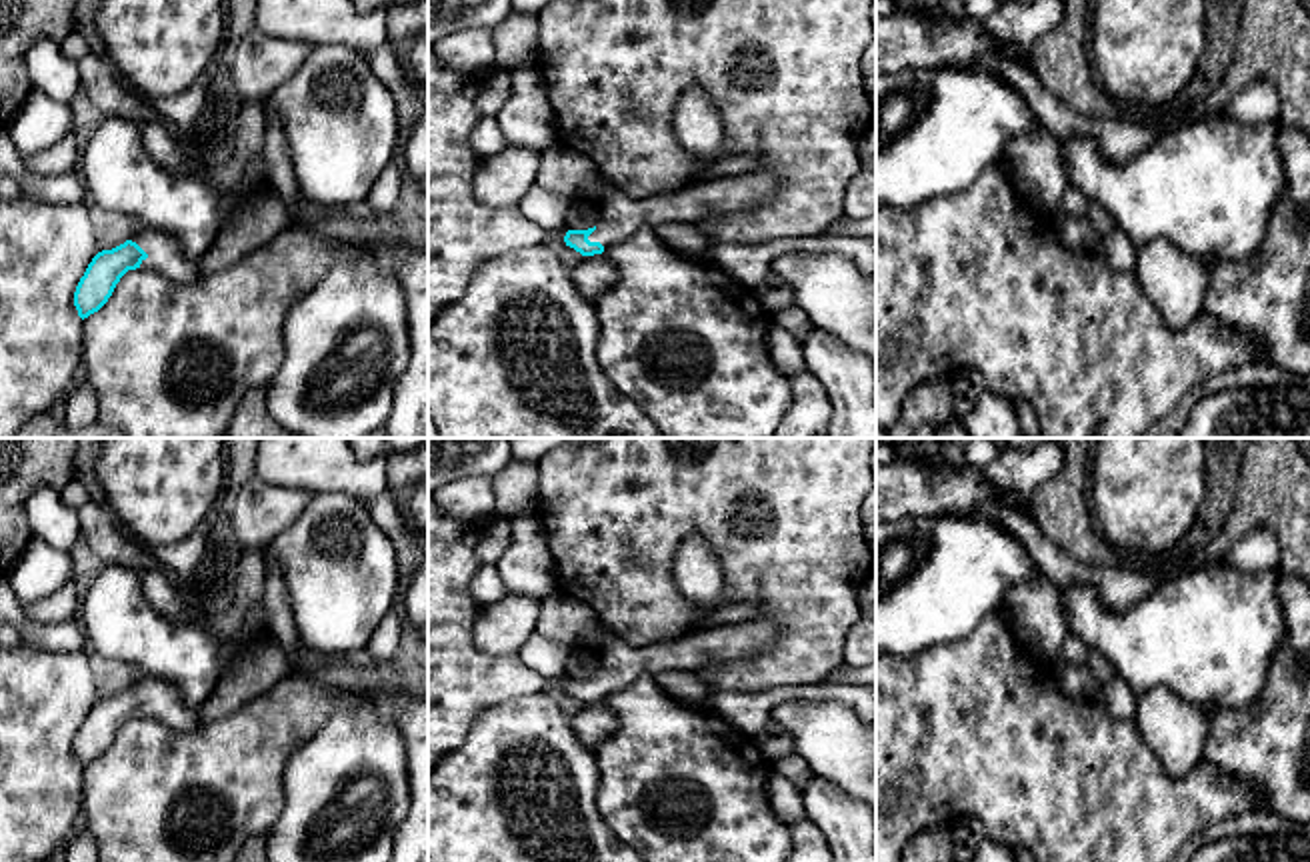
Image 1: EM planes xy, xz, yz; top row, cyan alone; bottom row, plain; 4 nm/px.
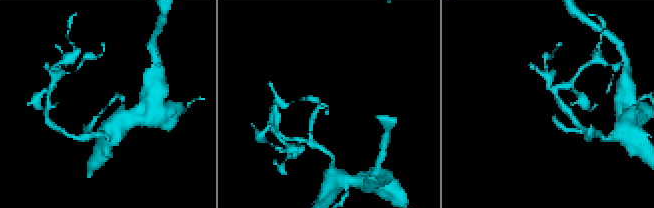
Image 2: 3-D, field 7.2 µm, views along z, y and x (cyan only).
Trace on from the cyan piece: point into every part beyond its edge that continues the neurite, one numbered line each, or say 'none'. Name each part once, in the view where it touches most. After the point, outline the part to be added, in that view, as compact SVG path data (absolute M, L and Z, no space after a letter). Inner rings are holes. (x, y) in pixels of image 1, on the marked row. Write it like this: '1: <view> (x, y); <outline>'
1: xy (164, 254); M148 230L132 242L136 242L148 254L140 268L154 270L176 284L190 284L202 274L198 262L190 260L182 252L174 236Z

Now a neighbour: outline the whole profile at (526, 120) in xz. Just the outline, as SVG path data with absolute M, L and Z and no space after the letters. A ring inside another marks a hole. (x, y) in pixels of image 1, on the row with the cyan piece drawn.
M538 66L508 70L512 94L494 116L510 148L544 152L558 144L554 108L546 94Z

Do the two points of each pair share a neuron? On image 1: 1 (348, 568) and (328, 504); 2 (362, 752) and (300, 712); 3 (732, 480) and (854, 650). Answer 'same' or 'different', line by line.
1: same
2: different
3: different

